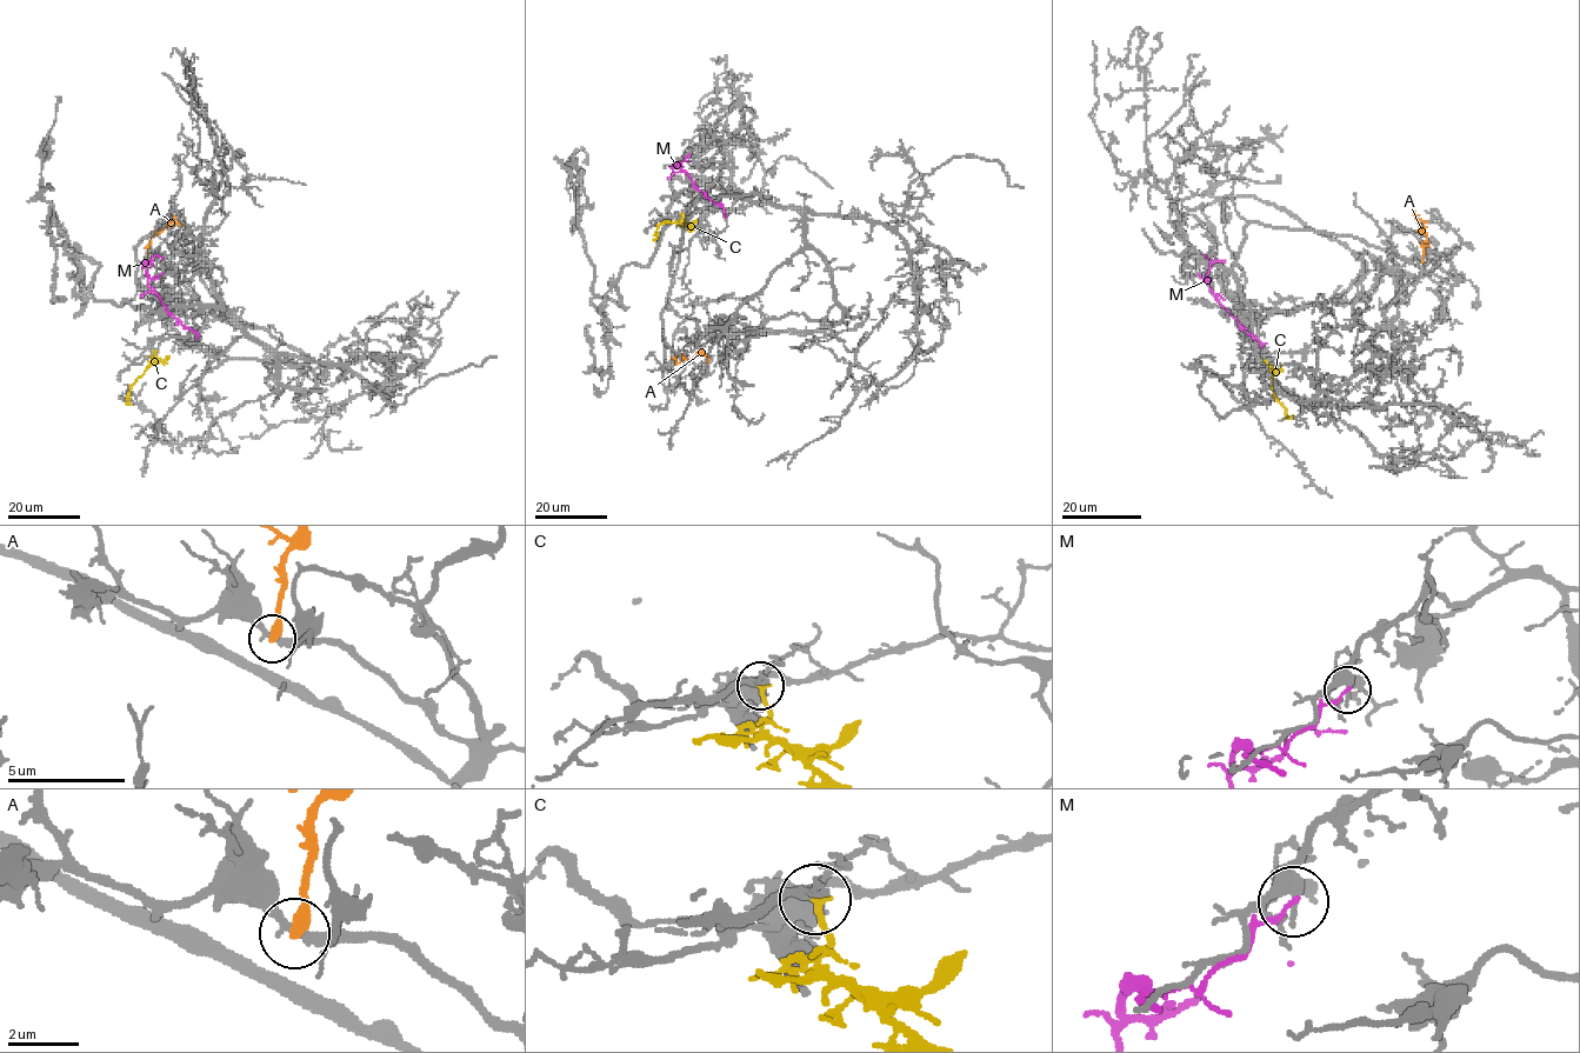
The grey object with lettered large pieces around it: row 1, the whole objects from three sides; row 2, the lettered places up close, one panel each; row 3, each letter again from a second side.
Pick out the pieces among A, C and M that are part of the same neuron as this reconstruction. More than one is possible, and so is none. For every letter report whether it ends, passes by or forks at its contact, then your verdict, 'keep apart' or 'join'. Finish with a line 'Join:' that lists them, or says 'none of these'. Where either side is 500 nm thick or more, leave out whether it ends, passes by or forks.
A: it ends | keep apart
C: it ends | join
M: it ends | keep apart
Join: C

